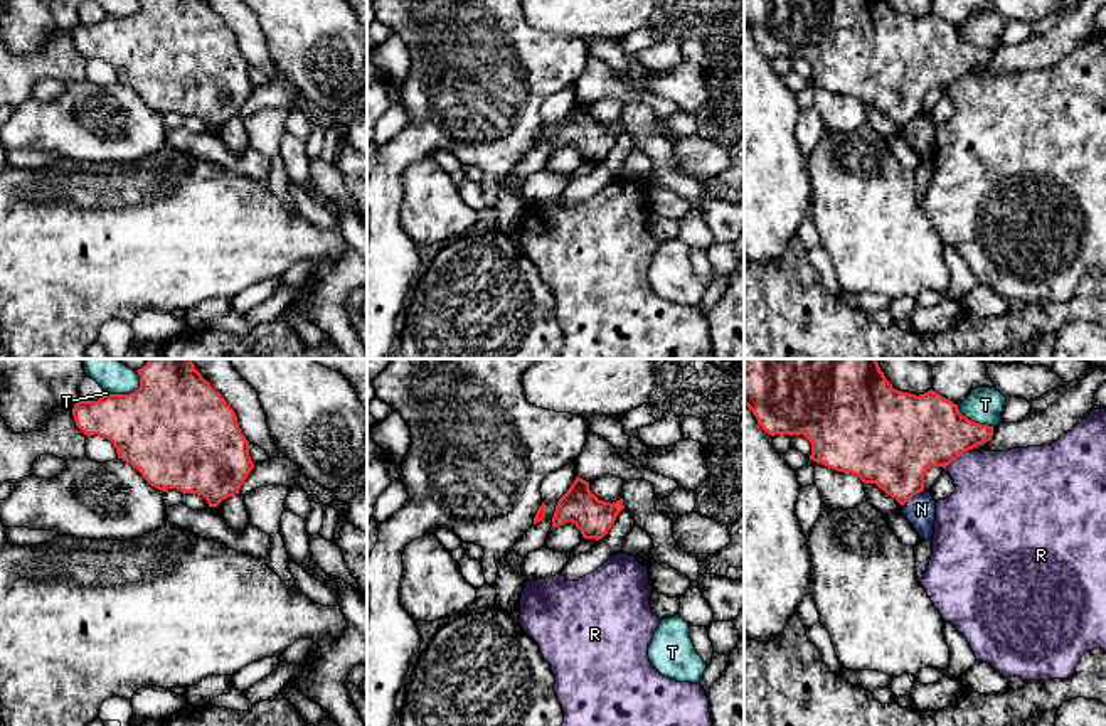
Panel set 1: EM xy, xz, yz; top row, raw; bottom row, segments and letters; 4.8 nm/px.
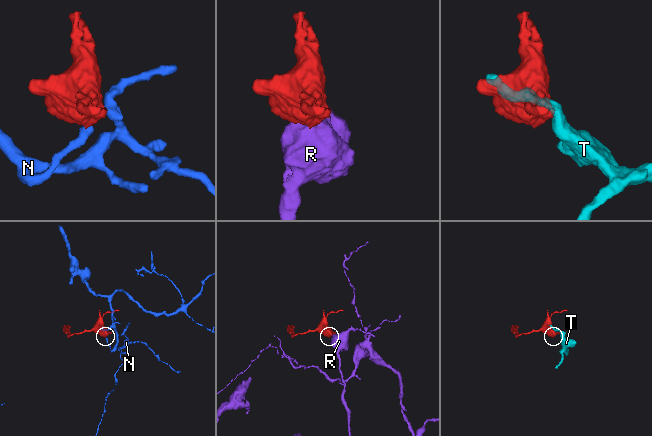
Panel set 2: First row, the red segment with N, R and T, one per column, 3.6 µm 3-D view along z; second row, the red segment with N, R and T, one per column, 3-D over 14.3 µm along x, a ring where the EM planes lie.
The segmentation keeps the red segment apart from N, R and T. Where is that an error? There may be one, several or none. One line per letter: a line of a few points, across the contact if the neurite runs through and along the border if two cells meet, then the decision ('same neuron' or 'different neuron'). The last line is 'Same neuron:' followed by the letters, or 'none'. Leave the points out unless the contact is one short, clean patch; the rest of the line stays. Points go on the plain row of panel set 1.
N: line yz (923, 112), (903, 128); different neuron
R: line yz (972, 71), (960, 76), (945, 91); different neuron
T: different neuron
Same neuron: none

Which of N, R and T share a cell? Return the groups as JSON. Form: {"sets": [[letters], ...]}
{"sets": [["N"], ["R"], ["T"]]}

